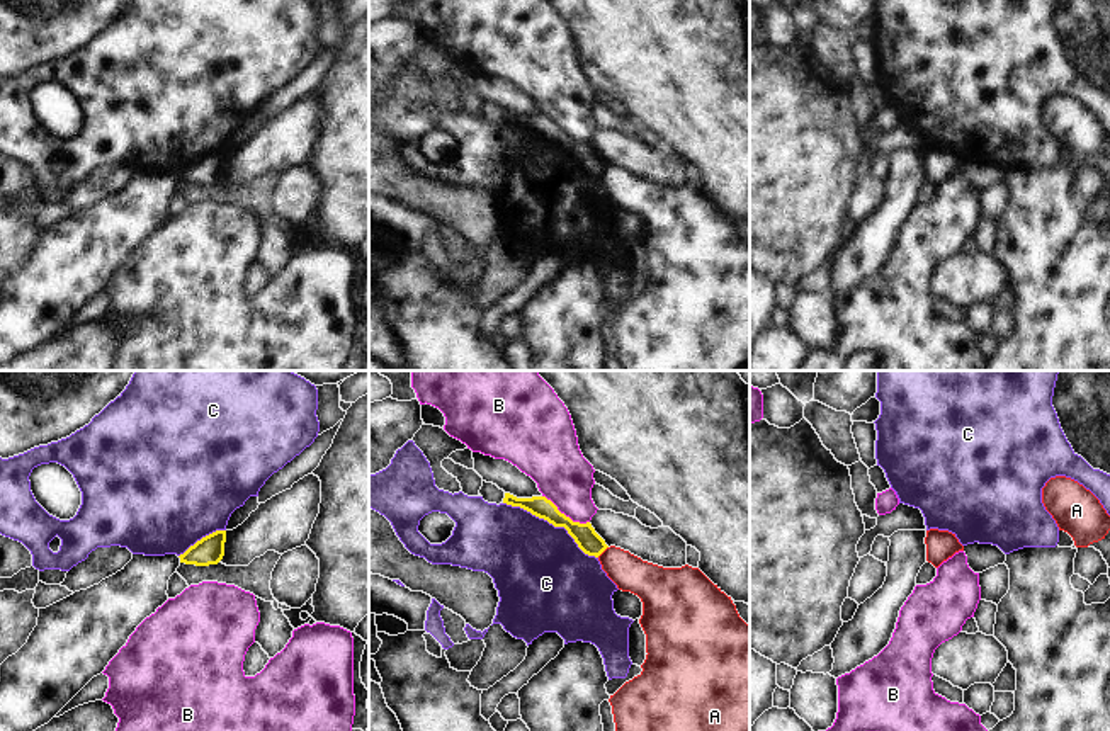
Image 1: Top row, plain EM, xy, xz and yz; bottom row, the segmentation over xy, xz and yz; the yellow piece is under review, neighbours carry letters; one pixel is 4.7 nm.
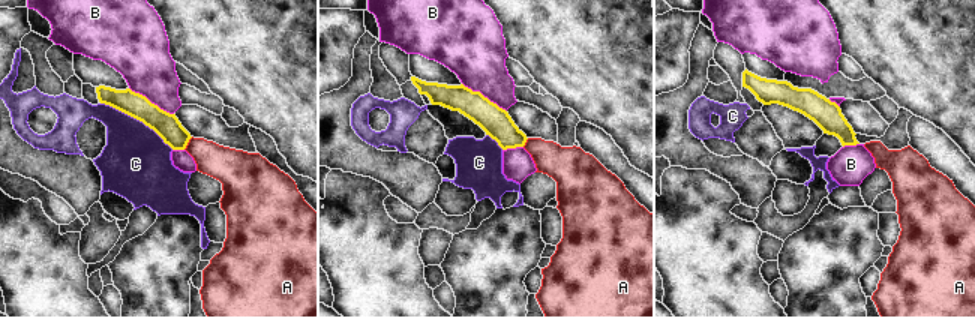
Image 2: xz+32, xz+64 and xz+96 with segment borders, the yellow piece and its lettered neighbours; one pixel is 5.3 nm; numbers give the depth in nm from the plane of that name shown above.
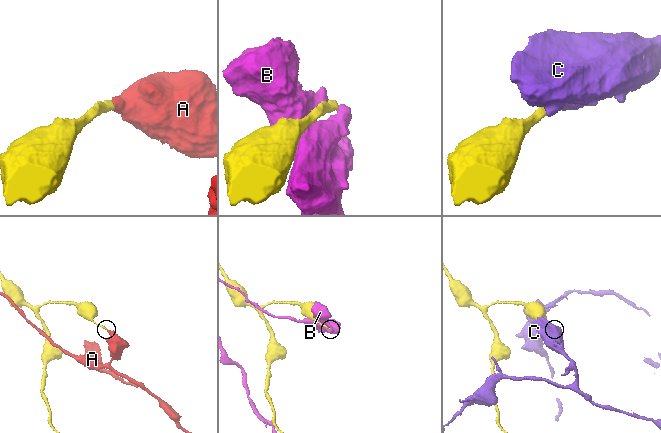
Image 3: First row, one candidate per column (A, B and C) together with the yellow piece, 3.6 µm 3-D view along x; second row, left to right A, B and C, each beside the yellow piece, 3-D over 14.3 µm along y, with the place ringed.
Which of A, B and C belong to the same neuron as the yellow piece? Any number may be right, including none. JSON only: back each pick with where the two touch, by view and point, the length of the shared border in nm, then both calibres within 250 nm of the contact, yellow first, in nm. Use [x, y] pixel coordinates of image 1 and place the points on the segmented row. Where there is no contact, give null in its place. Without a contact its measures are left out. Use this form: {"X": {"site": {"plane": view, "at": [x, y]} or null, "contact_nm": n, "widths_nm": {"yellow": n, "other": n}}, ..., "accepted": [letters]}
{"accepted": []}

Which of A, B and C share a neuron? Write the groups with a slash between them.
A / B / C

